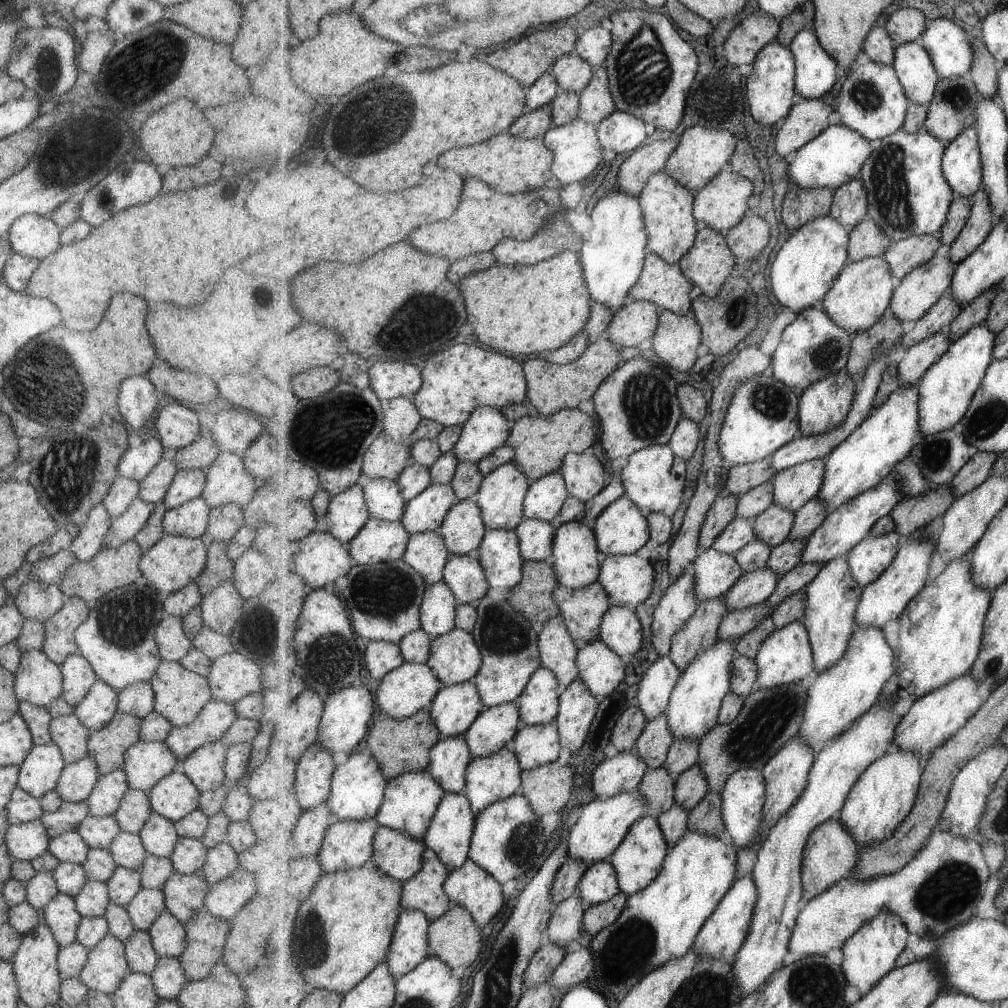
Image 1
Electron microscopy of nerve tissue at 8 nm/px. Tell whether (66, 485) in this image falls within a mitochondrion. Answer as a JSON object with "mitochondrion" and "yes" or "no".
{"mitochondrion":"yes"}

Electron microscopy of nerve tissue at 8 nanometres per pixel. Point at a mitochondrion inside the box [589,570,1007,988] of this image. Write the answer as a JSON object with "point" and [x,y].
{"point":[950,889]}

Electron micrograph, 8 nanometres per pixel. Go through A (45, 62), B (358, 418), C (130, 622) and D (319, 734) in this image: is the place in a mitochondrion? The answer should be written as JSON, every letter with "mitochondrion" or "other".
{"A":"mitochondrion","B":"mitochondrion","C":"mitochondrion","D":"other"}

